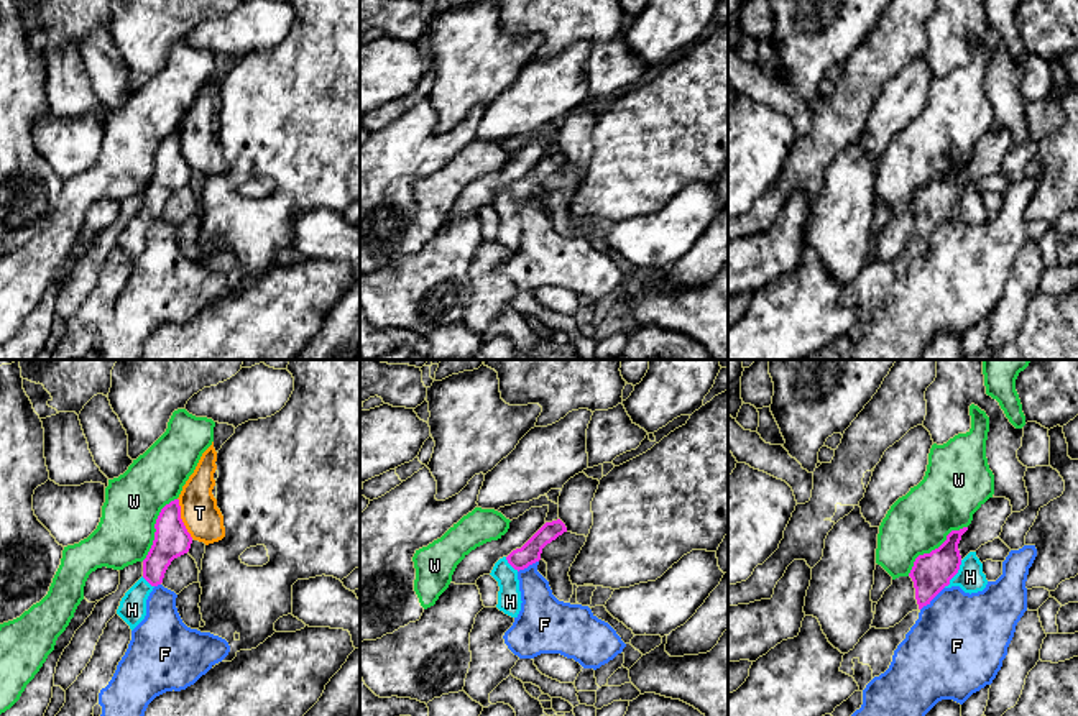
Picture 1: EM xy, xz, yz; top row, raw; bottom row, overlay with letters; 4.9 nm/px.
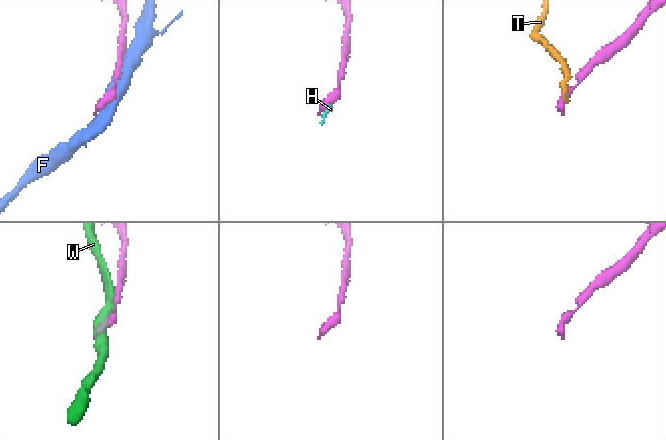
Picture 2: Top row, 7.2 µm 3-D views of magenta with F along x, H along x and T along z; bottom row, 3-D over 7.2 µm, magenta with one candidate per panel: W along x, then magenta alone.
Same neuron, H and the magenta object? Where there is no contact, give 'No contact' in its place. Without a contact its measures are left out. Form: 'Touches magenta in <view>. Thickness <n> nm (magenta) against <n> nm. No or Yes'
Touches magenta in yz. Thickness 190 nm (magenta) against 140 nm. Yes

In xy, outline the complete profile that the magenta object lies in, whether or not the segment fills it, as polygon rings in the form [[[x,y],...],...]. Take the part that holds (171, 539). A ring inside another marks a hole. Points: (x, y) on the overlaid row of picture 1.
[[[179,499],[166,504],[154,524],[154,540],[143,560],[143,576],[125,593],[117,614],[133,631],[146,616],[146,599],[163,583],[171,562],[189,552],[192,537],[181,519]]]

